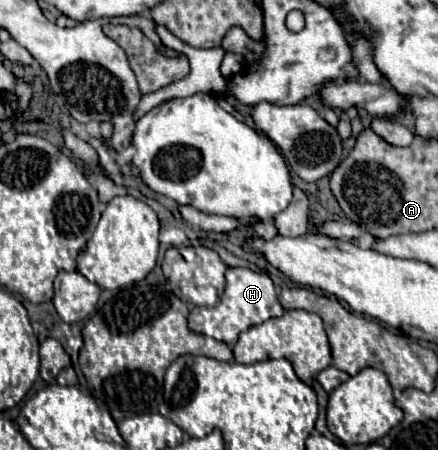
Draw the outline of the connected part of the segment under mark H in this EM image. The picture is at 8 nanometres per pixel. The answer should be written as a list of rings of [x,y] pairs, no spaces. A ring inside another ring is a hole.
[[[229,267],[225,271],[225,289],[223,289],[219,303],[213,309],[211,307],[201,307],[201,309],[191,307],[189,329],[195,333],[209,335],[227,345],[235,345],[241,331],[253,325],[259,325],[271,317],[281,317],[281,315],[283,315],[283,307],[277,299],[273,281],[269,279],[267,273],[255,273],[245,267],[235,267],[235,269]]]

